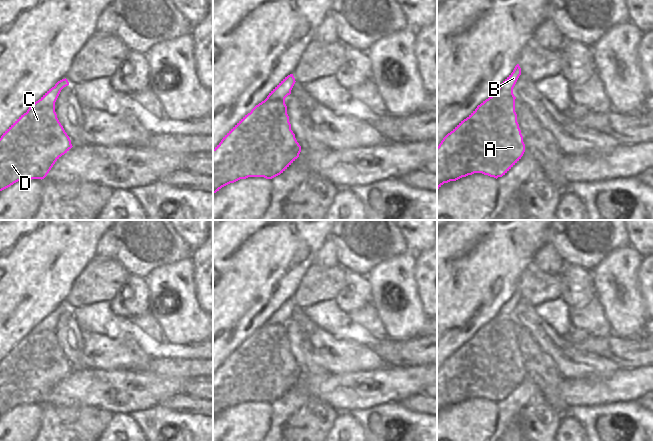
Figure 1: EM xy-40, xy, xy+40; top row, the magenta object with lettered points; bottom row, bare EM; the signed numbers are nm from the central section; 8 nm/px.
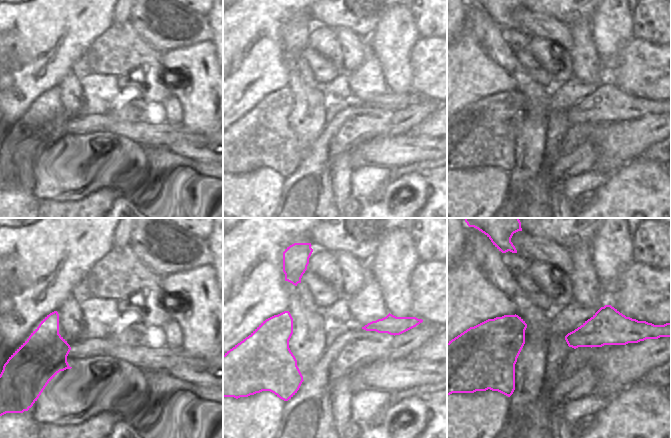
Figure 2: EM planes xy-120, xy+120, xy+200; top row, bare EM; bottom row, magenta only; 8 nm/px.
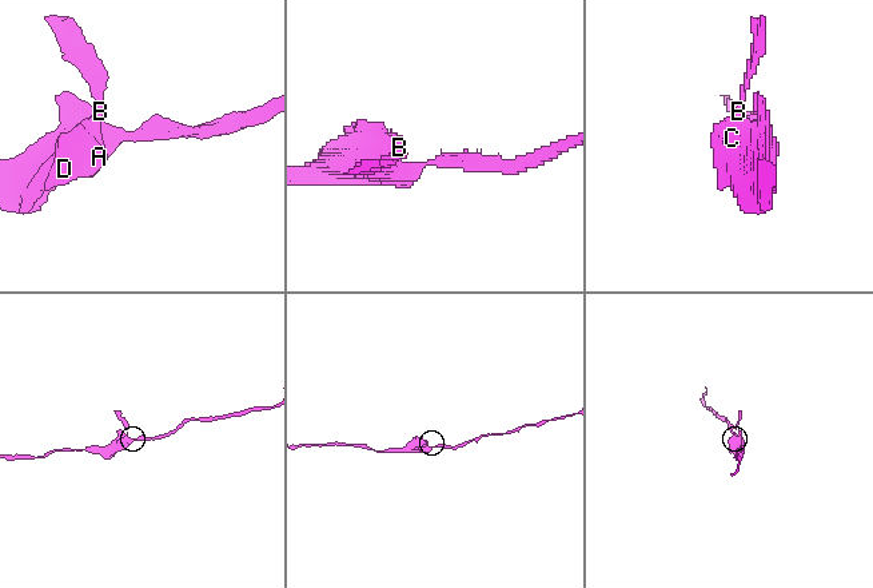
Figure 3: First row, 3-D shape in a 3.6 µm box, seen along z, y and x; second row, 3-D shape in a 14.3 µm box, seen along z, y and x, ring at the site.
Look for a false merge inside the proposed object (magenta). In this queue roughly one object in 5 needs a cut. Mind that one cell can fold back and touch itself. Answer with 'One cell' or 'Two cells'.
One cell

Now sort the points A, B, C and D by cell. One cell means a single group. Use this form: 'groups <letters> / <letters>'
groups A B C D

